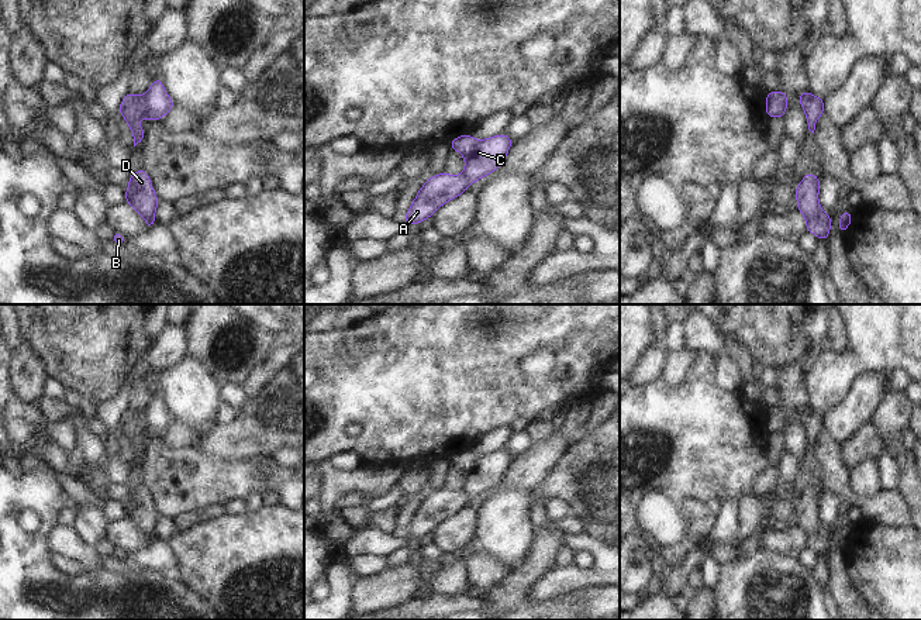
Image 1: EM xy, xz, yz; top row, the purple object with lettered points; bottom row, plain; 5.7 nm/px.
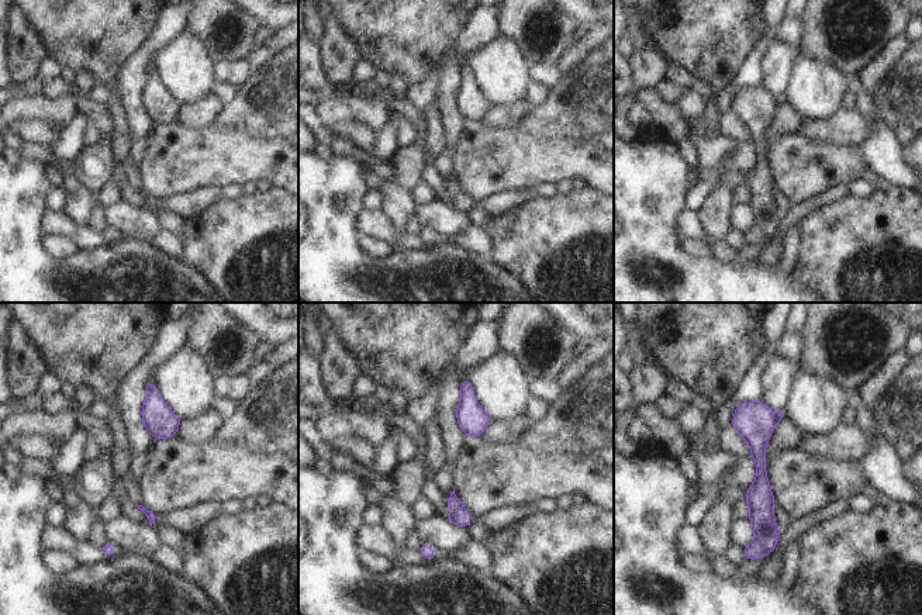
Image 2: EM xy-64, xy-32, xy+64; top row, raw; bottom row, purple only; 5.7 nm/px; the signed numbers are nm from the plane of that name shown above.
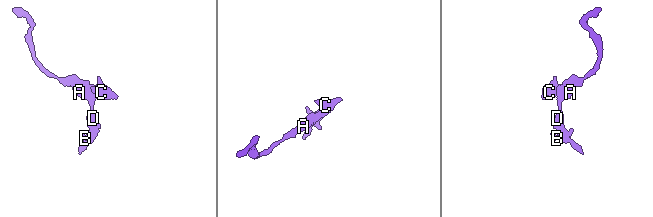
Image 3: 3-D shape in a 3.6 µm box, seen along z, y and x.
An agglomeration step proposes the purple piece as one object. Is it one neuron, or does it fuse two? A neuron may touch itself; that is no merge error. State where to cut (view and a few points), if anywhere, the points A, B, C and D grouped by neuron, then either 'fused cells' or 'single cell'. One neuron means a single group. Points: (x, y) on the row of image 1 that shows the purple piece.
cut in xy along (144, 95), (144, 106), (152, 119); A B D / C; fused cells

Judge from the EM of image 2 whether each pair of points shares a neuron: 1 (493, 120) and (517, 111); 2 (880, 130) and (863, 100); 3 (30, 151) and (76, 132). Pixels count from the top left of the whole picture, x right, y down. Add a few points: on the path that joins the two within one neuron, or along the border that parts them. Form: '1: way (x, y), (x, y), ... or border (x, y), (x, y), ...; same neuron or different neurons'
1: way (499, 117), (511, 116); same neuron
2: way (874, 123), (866, 107); same neuron
3: border (48, 148), (52, 163); different neurons

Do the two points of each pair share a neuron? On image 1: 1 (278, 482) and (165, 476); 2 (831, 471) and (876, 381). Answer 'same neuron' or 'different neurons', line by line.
1: same neuron
2: different neurons

